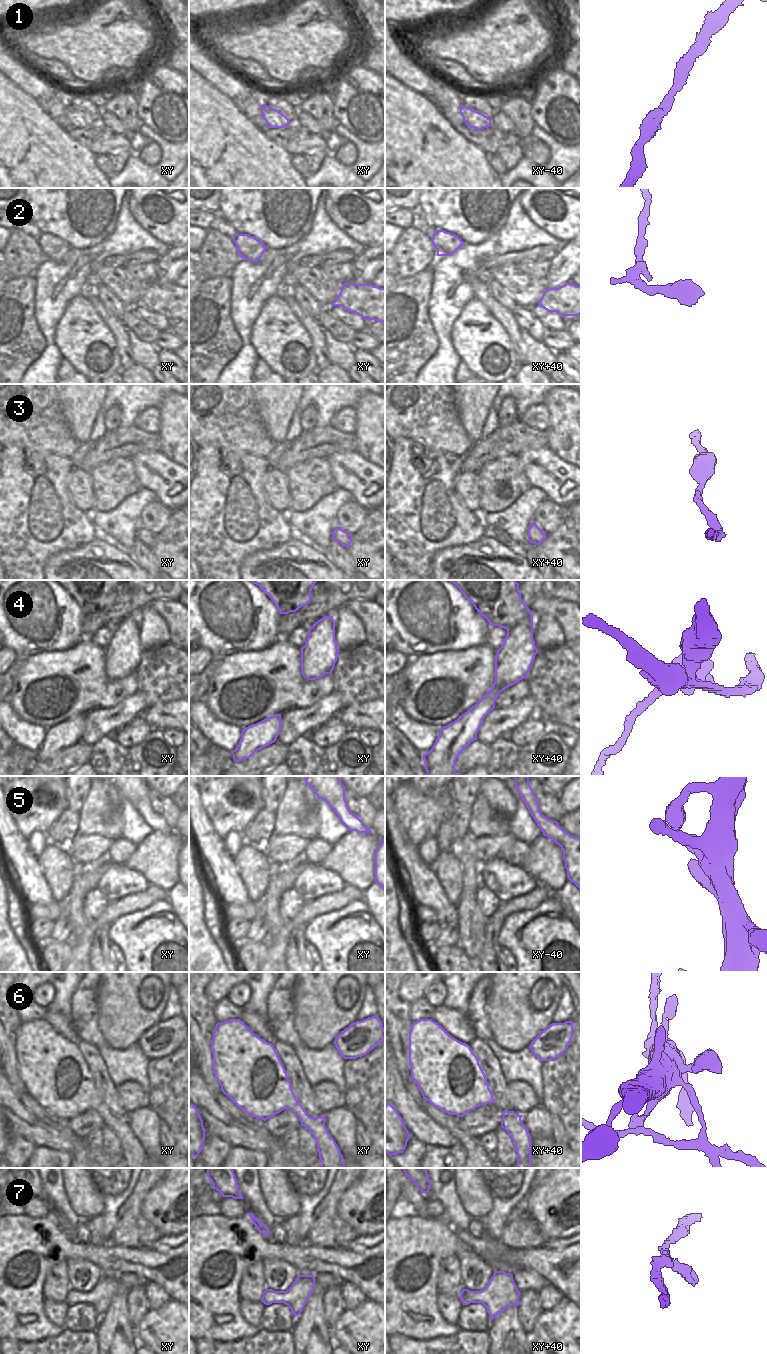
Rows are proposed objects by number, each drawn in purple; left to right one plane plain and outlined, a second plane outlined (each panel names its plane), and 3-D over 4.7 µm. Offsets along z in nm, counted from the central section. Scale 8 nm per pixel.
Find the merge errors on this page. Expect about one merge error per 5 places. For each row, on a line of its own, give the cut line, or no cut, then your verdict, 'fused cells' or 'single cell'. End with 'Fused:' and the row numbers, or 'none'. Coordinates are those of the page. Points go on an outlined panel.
1: no cut; single cell
2: no cut; single cell
3: no cut; single cell
4: cut in xy+40 along (532, 621), (522, 621), (507, 630); fused cells
5: no cut; single cell
6: cut in xy along (299, 1103), (297, 1106), (298, 1116); fused cells
7: no cut; single cell
Fused: 4, 6

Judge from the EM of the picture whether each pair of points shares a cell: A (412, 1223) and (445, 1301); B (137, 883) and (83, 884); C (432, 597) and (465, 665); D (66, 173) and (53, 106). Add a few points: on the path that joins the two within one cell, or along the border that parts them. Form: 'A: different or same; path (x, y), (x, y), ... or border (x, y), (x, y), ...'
A: different; border (438, 1293), (437, 1309), (443, 1316)
B: different; border (103, 861), (104, 873), (96, 888)
C: different; border (481, 644), (457, 651), (446, 650), (435, 653)
D: different; border (40, 104), (66, 132)

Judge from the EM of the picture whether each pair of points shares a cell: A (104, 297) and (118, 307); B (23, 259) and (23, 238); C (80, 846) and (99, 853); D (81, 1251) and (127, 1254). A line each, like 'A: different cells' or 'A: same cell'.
A: same cell
B: same cell
C: same cell
D: same cell

